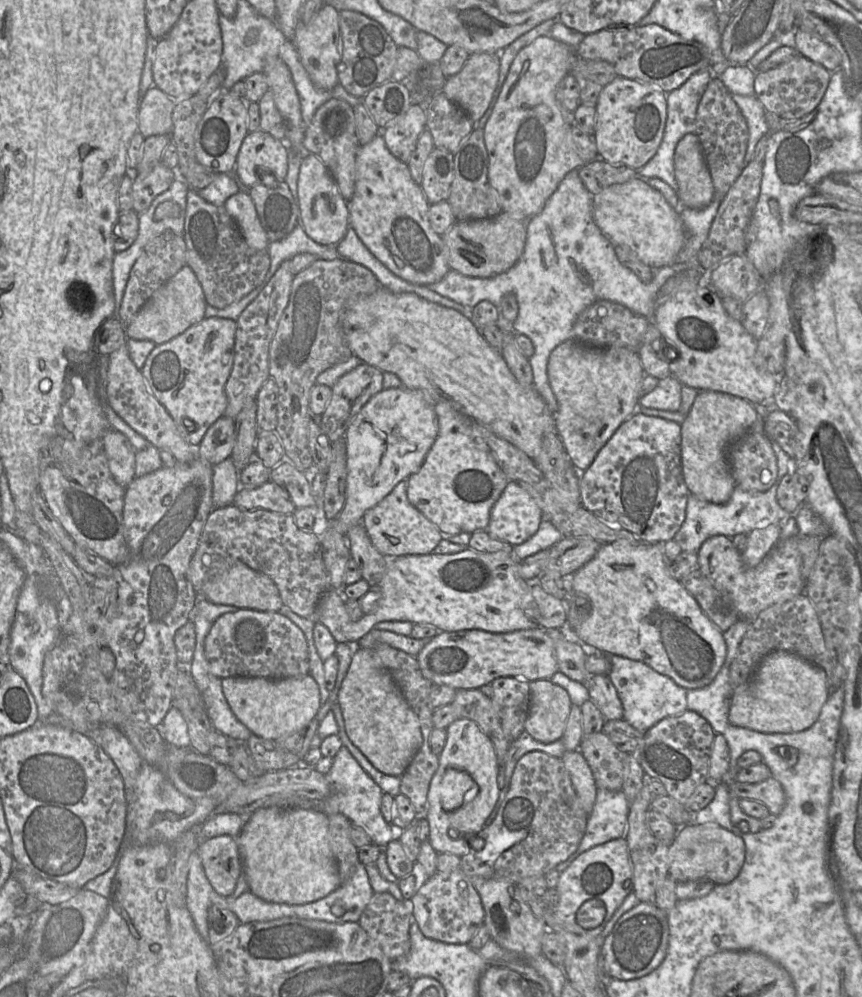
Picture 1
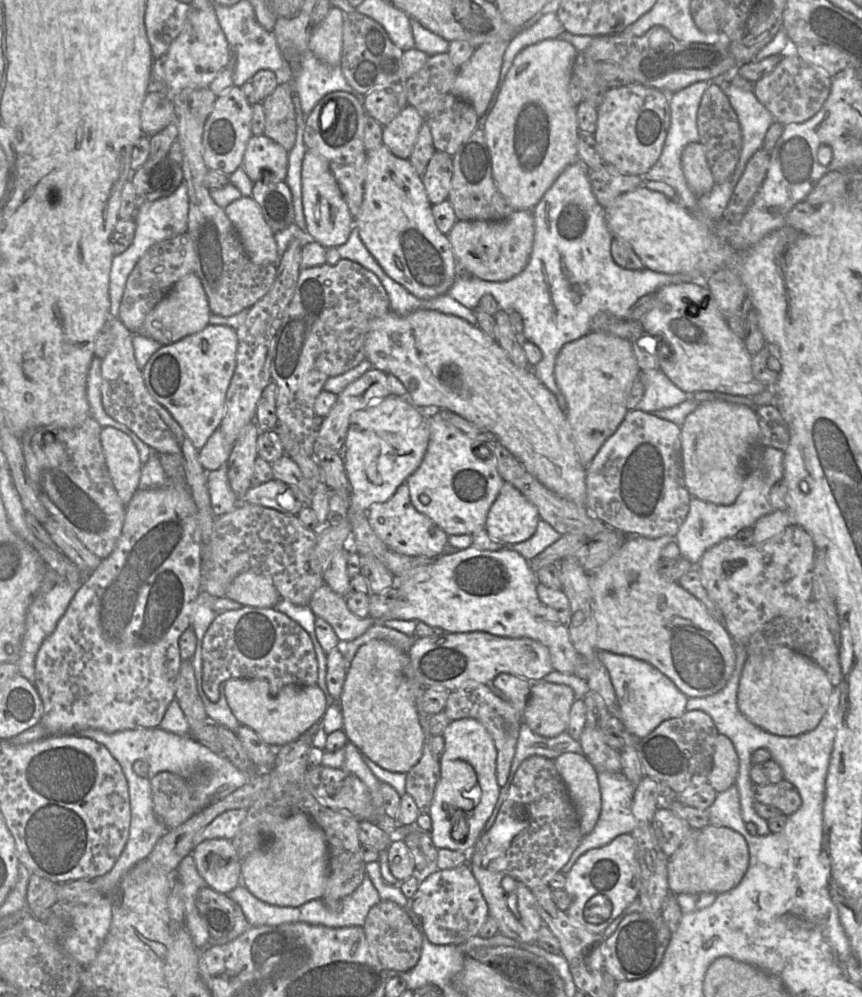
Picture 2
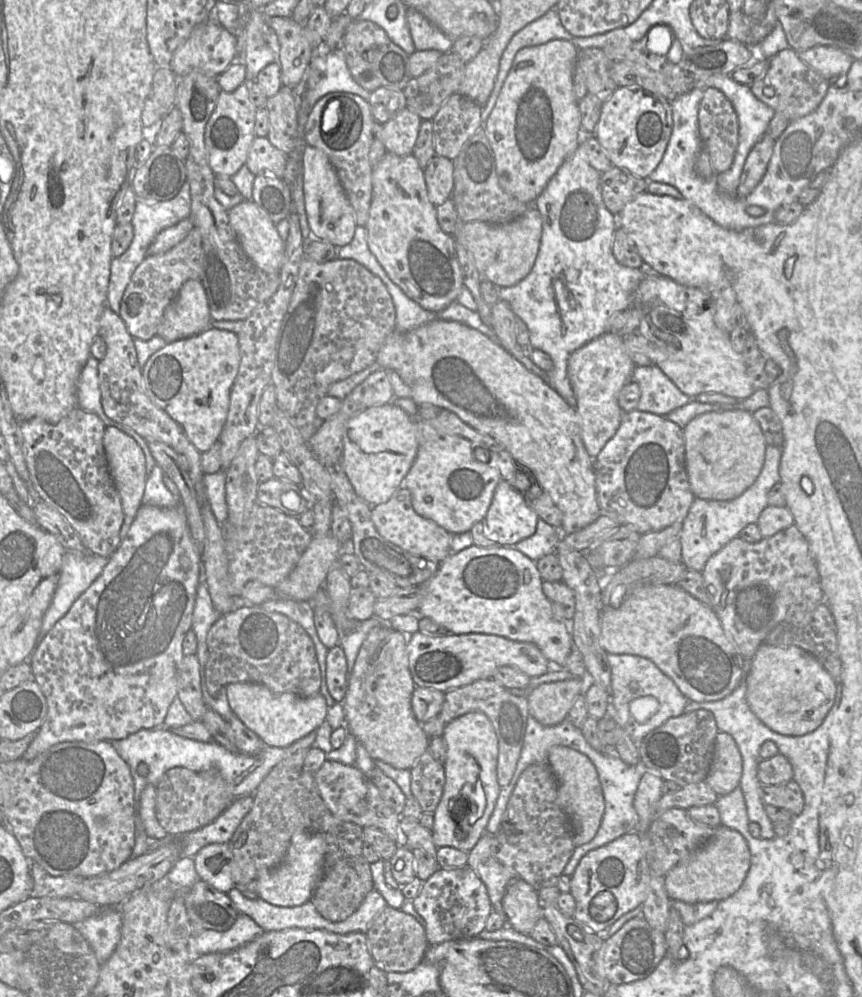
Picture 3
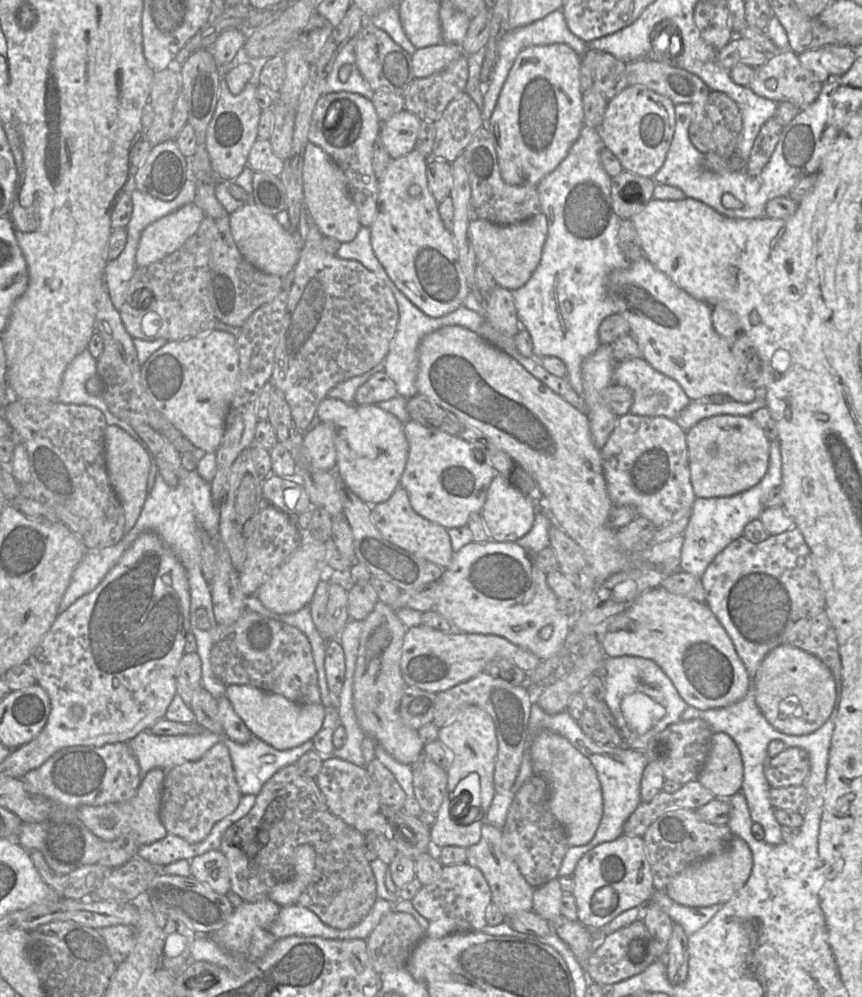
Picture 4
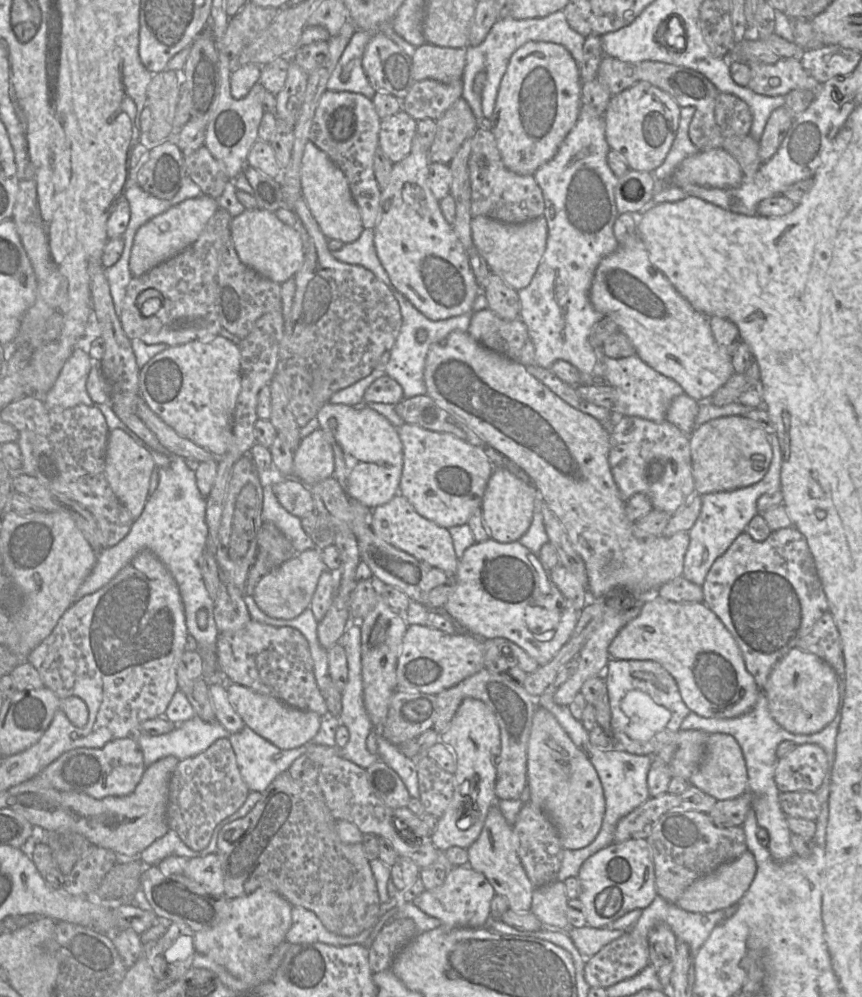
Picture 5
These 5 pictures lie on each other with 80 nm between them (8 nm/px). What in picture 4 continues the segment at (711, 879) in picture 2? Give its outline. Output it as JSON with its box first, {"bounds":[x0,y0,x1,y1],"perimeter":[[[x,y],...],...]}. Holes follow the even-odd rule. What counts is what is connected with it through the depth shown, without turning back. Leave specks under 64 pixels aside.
{"bounds":[665,836,753,908],"perimeter":[[[734,836],[721,852],[689,865],[665,888],[665,893],[677,904],[691,908],[724,905],[747,883],[753,868],[753,856],[747,843]]]}

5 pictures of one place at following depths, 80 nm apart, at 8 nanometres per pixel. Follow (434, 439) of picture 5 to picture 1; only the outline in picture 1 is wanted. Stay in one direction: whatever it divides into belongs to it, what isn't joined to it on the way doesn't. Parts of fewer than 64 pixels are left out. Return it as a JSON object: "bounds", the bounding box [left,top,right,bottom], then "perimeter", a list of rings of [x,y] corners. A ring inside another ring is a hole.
{"bounds":[407,399,509,534],"perimeter":[[[449,399],[433,400],[438,435],[419,470],[407,478],[408,499],[442,534],[472,534],[486,530],[491,509],[509,480],[488,445],[474,436],[473,423],[476,422],[464,415]]]}

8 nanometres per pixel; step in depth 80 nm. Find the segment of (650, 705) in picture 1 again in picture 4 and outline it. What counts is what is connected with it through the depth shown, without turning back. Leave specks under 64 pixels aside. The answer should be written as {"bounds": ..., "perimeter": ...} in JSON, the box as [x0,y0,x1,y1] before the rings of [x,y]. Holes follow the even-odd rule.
{"bounds":[600,656,688,752],"perimeter":[[[637,656],[606,657],[600,674],[604,679],[606,688],[604,701],[621,730],[626,746],[630,749],[644,752],[651,738],[668,725],[681,720],[682,714],[688,707],[688,704],[681,698],[671,679],[652,660]],[[633,693],[645,694],[665,708],[664,716],[656,721],[646,734],[638,734],[622,713],[621,704],[624,697]]]}

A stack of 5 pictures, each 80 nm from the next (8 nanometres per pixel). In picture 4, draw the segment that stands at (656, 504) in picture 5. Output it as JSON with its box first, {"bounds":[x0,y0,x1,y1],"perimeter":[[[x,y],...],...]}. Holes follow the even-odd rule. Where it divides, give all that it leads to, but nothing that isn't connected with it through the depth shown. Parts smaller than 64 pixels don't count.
{"bounds":[600,412,696,528],"perimeter":[[[628,412],[618,417],[600,451],[607,492],[614,506],[632,506],[656,528],[690,513],[696,496],[690,480],[686,432],[674,419]]]}

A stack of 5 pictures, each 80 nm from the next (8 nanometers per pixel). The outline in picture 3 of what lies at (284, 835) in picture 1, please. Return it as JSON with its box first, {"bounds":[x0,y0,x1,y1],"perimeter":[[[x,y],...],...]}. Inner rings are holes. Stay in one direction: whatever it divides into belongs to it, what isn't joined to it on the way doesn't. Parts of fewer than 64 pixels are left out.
{"bounds":[256,831,326,907],"perimeter":[[[296,831],[283,861],[258,877],[256,881],[258,896],[271,904],[282,907],[300,906],[308,902],[323,875],[325,850],[326,843],[320,834]]]}

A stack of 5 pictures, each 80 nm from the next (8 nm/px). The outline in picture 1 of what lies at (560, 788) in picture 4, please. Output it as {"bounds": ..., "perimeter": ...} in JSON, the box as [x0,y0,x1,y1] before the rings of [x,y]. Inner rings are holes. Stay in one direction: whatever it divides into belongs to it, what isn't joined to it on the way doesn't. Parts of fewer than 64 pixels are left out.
{"bounds":[561,750,598,815],"perimeter":[[[579,750],[567,751],[561,760],[569,773],[572,785],[584,811],[590,815],[596,801],[598,789],[587,761]]]}

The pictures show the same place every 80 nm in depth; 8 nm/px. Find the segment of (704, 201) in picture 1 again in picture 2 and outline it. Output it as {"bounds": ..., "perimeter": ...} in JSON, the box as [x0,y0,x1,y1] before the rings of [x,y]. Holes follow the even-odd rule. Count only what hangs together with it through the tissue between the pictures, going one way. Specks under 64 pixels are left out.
{"bounds":[681,142,715,197],"perimeter":[[[700,142],[688,143],[683,148],[681,167],[688,187],[697,197],[708,193],[715,184]]]}

